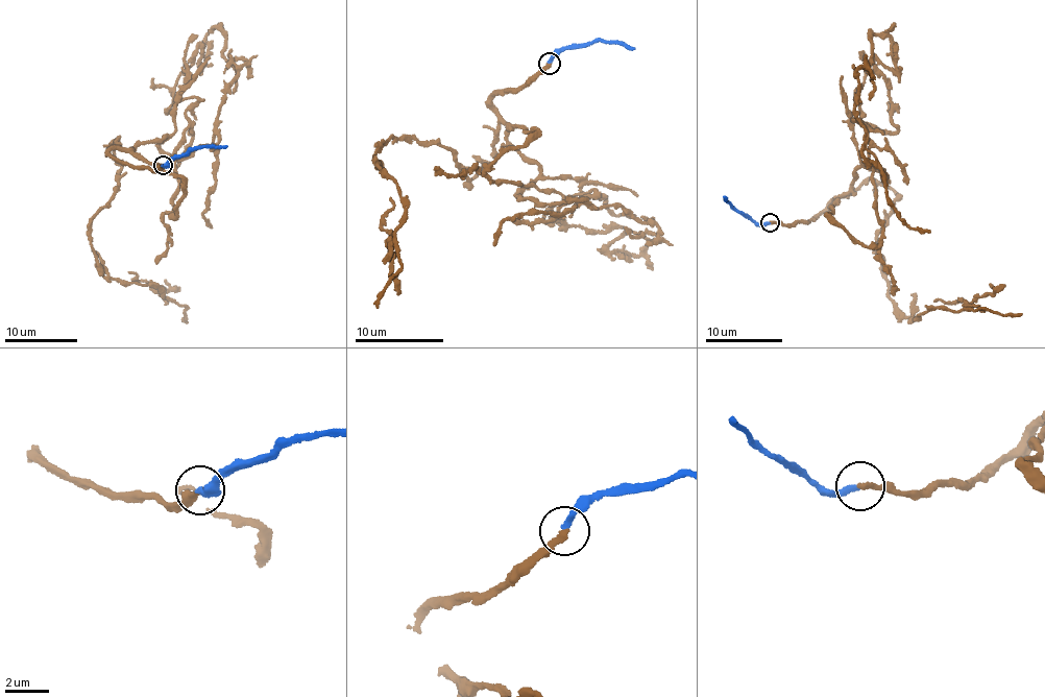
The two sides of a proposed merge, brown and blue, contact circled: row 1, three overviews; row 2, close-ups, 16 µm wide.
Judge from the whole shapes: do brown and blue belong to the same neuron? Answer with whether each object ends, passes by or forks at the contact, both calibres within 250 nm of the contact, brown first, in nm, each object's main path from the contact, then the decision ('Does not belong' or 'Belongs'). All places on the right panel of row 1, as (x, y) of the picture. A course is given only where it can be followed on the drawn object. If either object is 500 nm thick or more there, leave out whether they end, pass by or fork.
At the ring brown ends. At the ring blue ends. Thickness 240 nm (brown) against 280 nm. Course of brown: (770, 222), (807, 224), (833, 198), (827, 214), (879, 242), (870, 147), (853, 120), (896, 130), (872, 65). Course of blue: (770, 222), (755, 222), (734, 210), (725, 197). Belongs

